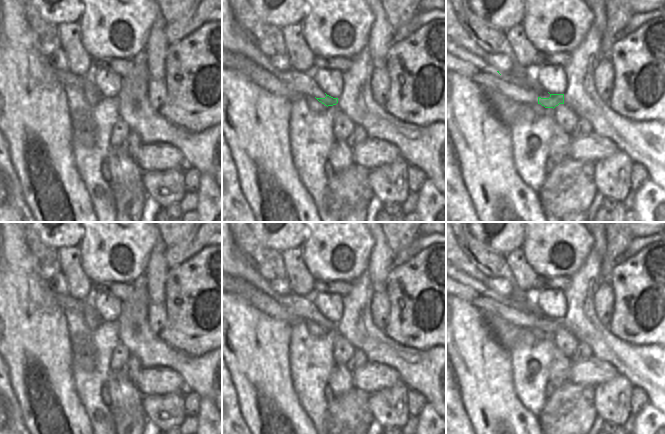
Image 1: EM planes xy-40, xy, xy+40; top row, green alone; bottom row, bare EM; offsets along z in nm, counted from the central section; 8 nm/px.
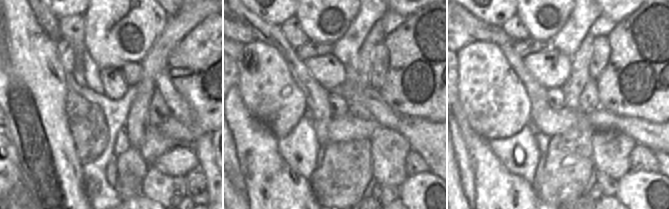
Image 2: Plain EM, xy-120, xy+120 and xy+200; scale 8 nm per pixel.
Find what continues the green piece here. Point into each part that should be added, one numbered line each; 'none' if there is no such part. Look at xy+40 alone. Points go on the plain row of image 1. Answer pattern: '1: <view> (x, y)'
1: xy+40 (459, 284)

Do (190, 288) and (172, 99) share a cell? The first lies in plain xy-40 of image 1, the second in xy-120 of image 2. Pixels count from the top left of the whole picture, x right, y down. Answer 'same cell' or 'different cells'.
different cells

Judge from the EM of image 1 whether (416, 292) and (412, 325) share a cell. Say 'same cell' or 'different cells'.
same cell

